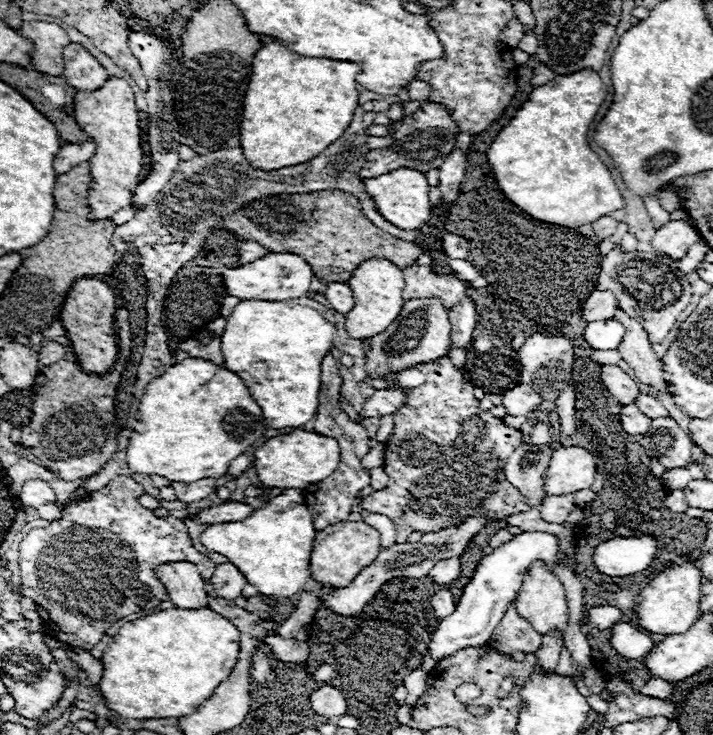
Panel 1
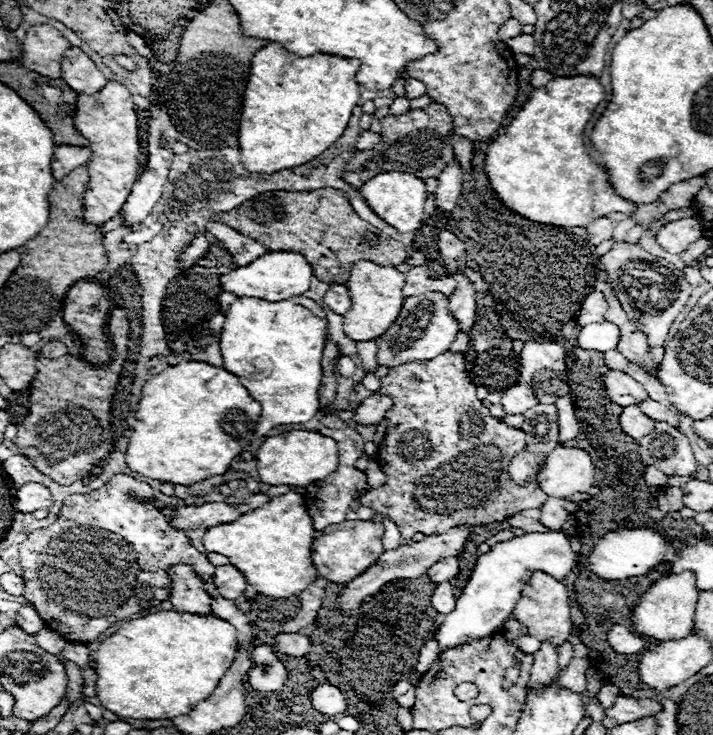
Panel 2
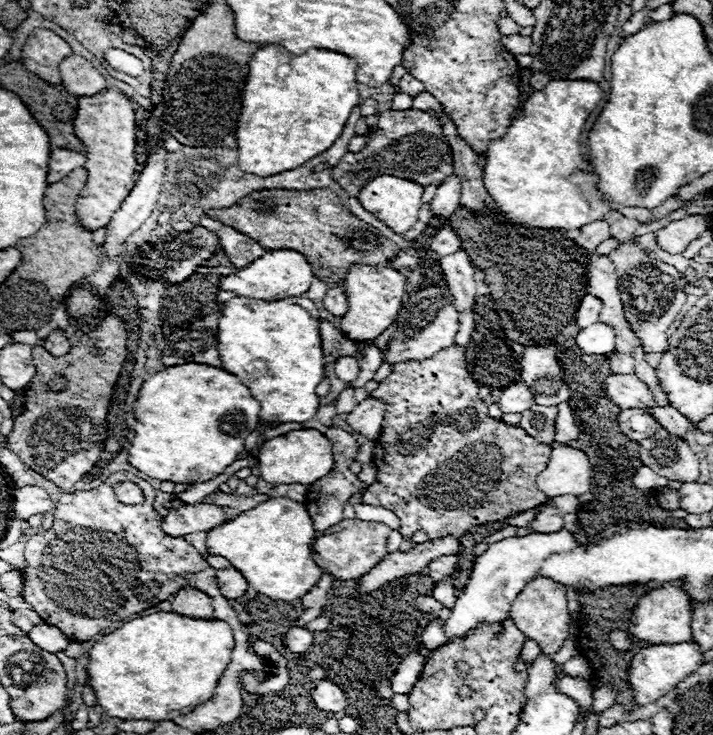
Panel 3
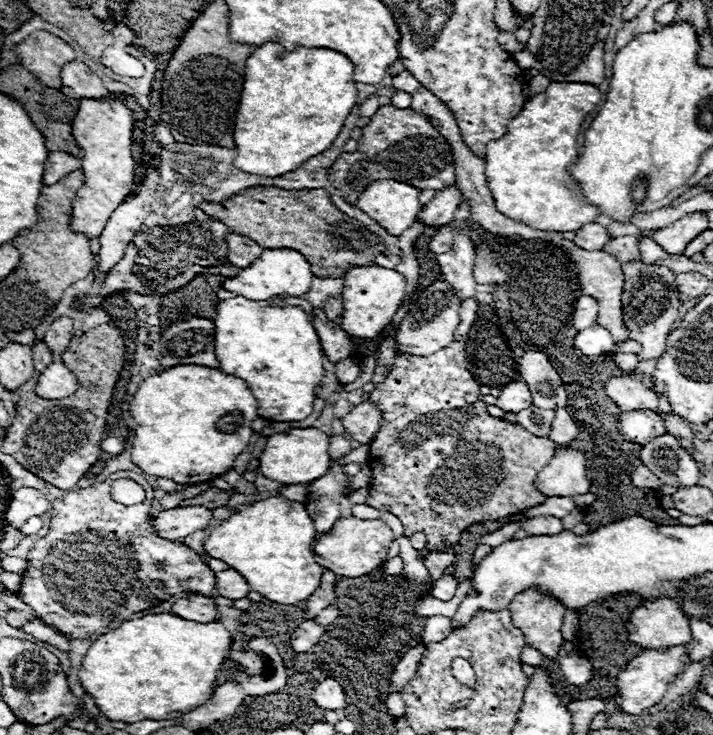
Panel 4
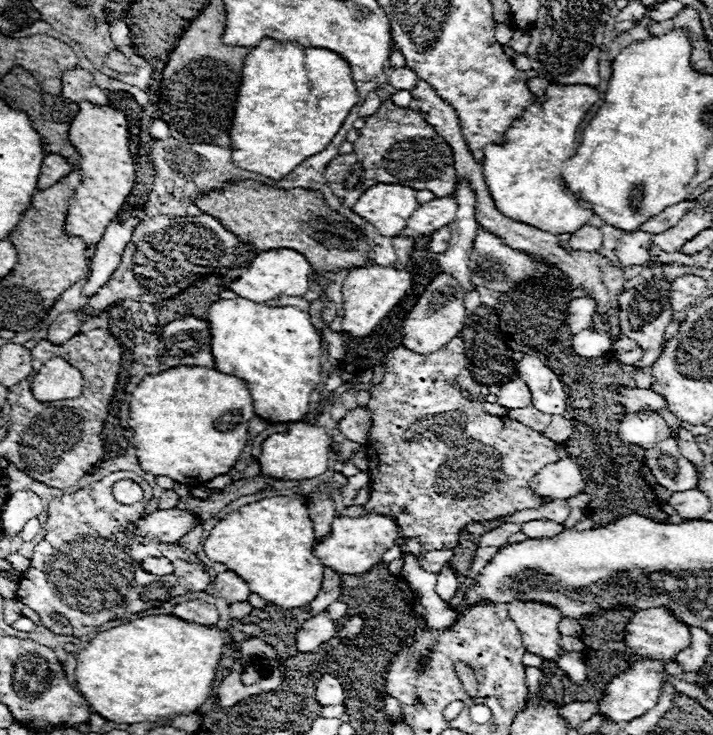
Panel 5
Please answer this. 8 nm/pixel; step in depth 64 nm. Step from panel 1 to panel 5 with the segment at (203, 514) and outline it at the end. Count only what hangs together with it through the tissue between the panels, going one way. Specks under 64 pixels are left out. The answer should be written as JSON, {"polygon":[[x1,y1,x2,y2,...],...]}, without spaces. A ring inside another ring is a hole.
{"polygon":[[156,510,146,514,142,520,136,522,138,534,146,538,156,538,160,542,178,542,194,528,196,518,186,510]]}

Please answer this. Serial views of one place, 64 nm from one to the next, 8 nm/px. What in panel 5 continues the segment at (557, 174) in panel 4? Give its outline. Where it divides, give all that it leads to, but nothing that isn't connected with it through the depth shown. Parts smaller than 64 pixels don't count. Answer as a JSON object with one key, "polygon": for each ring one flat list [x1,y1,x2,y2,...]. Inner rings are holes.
{"polygon":[[550,84,546,94,508,128,506,144,484,148,484,178,498,212,550,234,572,234,592,218,592,212,570,196,560,168,564,160,576,154,578,124,598,98,600,92,592,86]]}

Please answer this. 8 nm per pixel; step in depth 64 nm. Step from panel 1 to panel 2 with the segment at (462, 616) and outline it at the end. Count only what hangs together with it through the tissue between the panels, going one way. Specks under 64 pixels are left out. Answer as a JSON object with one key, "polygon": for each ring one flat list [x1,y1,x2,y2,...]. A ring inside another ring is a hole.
{"polygon":[[528,532,524,536,494,544,486,554,478,556,470,584,466,584,462,596,456,600,454,612,450,612,440,624,436,634,440,652,470,640,478,640,482,636,490,636,494,630,498,630,498,626,510,616,522,586,532,576,532,572,542,570,556,580,564,580,574,568,582,568,580,554,570,548,570,540,564,532]]}

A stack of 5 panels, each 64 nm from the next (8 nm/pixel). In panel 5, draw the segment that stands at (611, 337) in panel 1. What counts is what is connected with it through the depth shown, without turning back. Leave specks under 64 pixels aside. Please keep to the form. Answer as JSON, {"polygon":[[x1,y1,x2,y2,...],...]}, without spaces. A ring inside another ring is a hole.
{"polygon":[[588,328,588,330,574,334,572,348,582,358,596,358,596,356,602,356,604,352,612,350,612,342,608,340,606,334,598,332,594,328]]}

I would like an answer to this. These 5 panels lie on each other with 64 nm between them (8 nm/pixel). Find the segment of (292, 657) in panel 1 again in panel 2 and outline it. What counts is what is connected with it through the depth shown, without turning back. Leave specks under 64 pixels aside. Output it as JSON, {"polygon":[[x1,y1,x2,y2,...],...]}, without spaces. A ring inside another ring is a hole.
{"polygon":[[278,634,276,636,276,644,278,644,278,650,282,654,288,654,288,656,304,656,308,654,308,648,310,648,310,638,308,636,302,636,302,634]]}

